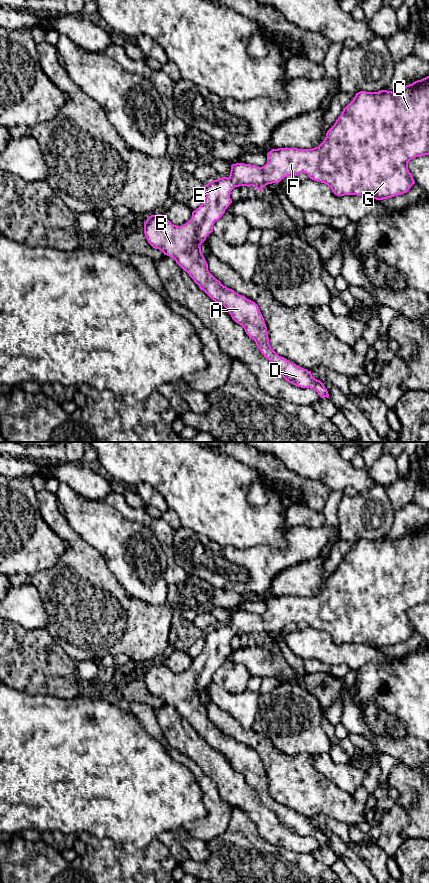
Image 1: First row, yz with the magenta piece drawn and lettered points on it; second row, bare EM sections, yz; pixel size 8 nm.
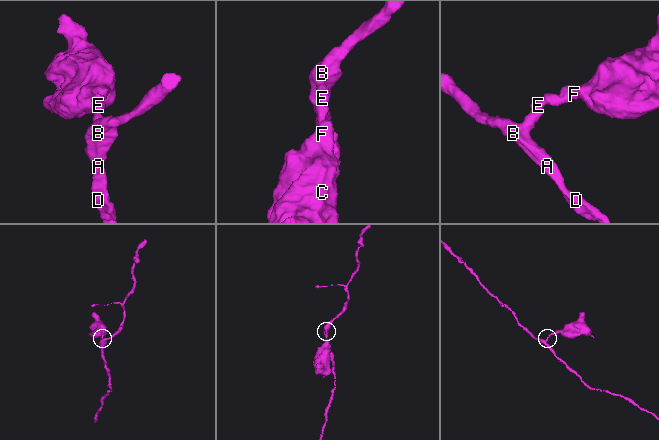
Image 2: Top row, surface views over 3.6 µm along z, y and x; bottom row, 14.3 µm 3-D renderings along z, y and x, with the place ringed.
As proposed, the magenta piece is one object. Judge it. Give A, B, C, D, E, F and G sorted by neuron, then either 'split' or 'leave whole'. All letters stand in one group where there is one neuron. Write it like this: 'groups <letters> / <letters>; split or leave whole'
groups A B C D E F G; leave whole

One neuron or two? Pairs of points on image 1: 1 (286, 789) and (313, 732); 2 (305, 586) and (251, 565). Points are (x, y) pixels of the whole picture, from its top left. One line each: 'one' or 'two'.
1: two
2: two

